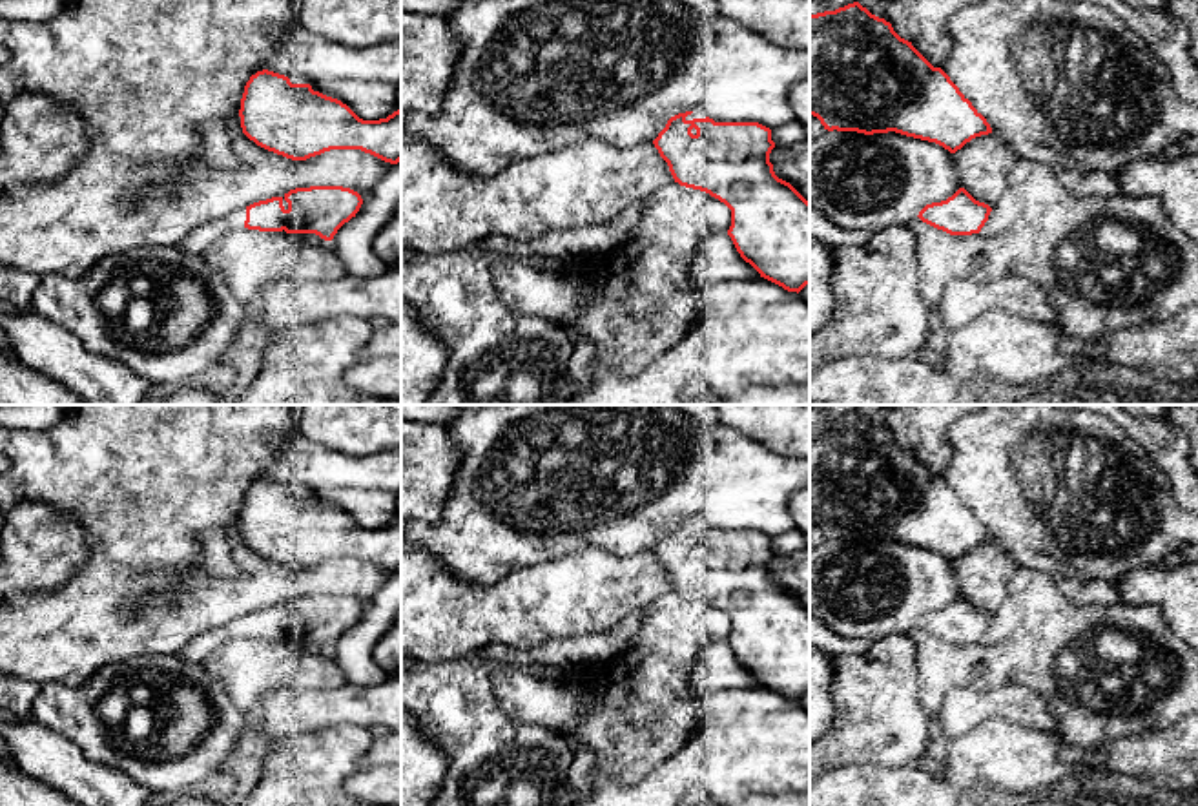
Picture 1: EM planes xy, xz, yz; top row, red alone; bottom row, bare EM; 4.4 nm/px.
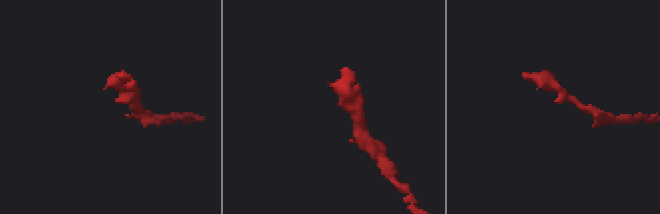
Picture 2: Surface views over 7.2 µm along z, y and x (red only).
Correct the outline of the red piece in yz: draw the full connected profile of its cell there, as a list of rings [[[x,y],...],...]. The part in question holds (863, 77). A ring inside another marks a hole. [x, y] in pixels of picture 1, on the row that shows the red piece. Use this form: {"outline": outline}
{"outline": [[[859,2],[810,15],[810,115],[828,131],[895,131],[935,142],[950,153],[992,133],[986,119],[941,67],[934,67],[890,22]]]}

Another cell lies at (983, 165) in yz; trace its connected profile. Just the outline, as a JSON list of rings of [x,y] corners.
[[[999,135],[972,139],[952,153],[959,184],[976,201],[994,208],[1008,188],[1008,175],[1017,162],[1016,150]]]

